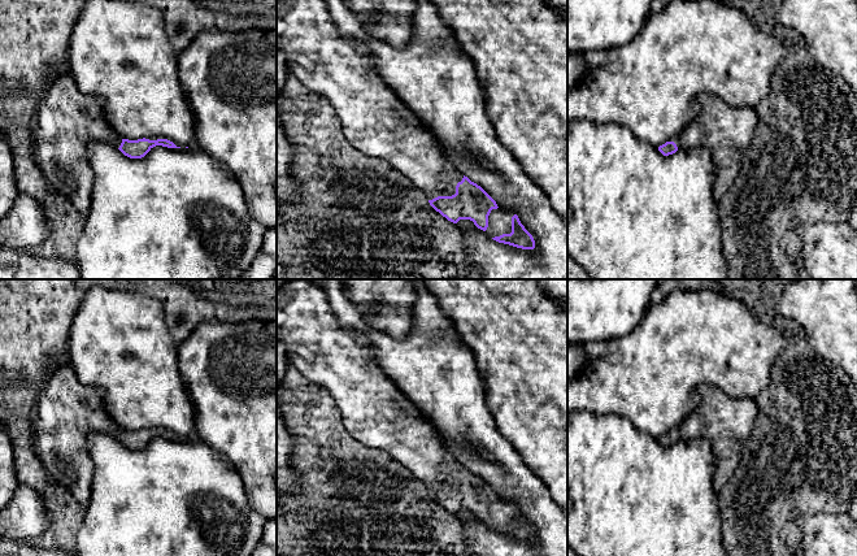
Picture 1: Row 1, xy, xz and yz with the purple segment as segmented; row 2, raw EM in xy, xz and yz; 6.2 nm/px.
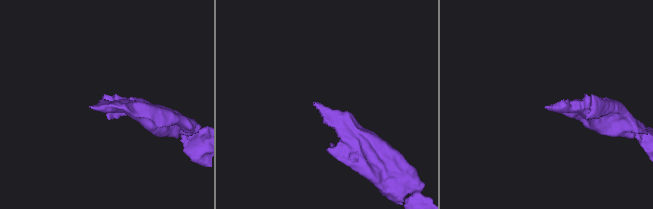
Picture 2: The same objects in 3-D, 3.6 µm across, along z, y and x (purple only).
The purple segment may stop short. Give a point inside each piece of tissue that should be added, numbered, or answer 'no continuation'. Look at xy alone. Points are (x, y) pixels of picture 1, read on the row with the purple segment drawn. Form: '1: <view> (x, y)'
1: xy (68, 120)

